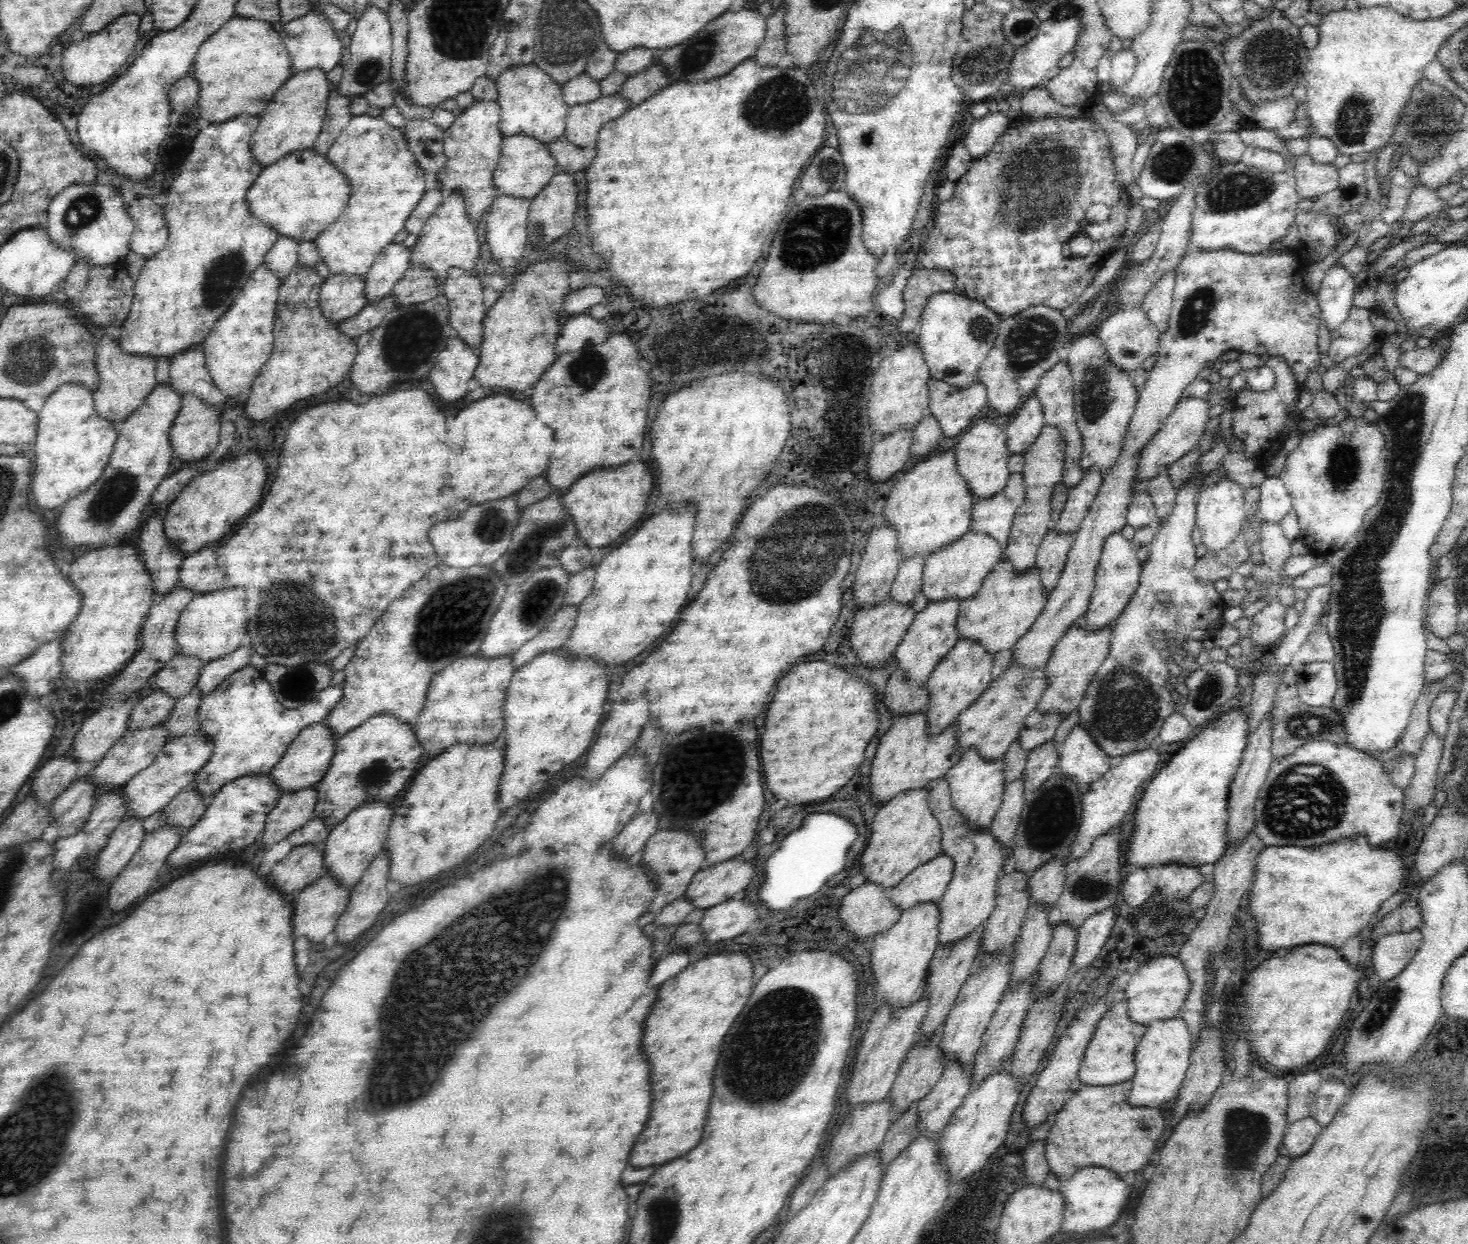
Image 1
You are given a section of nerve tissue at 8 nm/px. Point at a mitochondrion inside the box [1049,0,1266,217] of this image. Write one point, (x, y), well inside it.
(1196, 86)

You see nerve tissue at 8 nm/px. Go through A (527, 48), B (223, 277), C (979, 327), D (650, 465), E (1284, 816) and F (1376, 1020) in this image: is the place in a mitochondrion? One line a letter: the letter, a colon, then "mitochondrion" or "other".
A: mitochondrion
B: mitochondrion
C: mitochondrion
D: other
E: mitochondrion
F: mitochondrion

